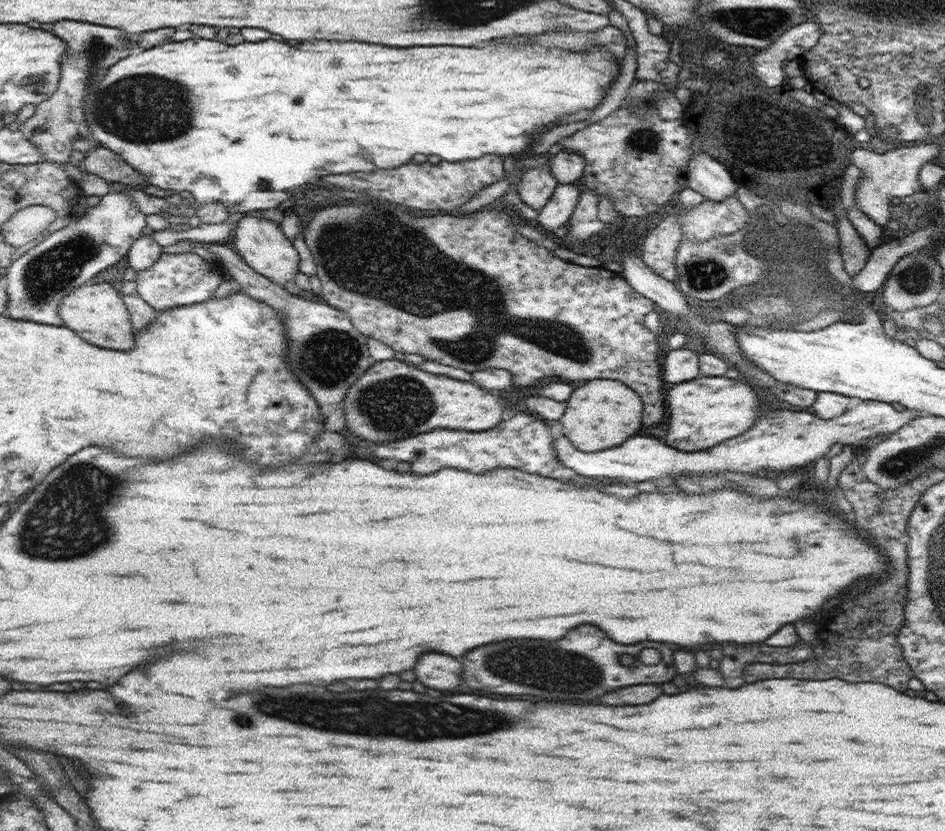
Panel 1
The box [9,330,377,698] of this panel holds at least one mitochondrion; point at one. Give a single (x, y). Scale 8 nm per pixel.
(72, 517)

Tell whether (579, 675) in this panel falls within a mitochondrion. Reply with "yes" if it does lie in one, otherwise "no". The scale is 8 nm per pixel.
yes

